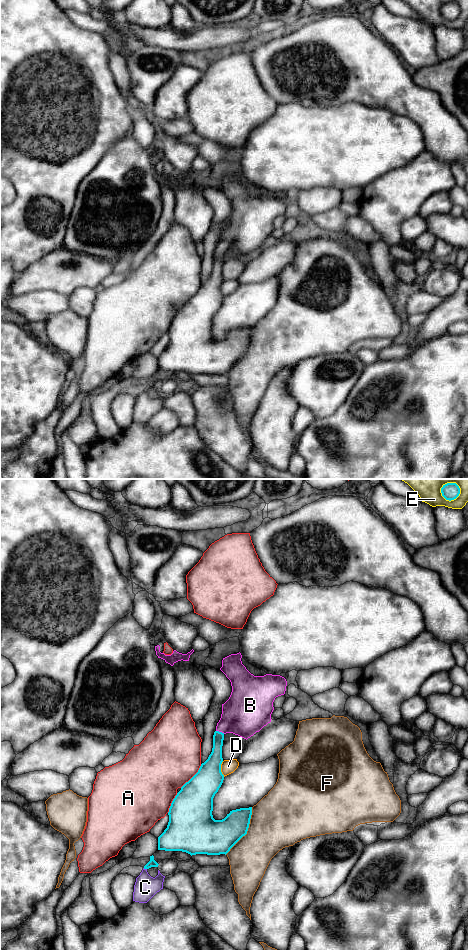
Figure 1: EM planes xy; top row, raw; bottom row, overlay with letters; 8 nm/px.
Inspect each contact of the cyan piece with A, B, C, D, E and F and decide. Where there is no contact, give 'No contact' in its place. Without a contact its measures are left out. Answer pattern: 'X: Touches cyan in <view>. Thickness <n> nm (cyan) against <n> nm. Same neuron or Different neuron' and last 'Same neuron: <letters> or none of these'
A: Touches cyan in xy. Thickness 320 nm (cyan) against 500 nm. Different neuron
B: Touches cyan in xy. Thickness 120 nm (cyan) against 360 nm. Same neuron
C: Touches cyan in xy. Thickness 60 nm (cyan) against 180 nm. Different neuron
D: Touches cyan in xy. Thickness 240 nm (cyan) against 110 nm. Different neuron
E: Touches cyan in xy. Thickness 140 nm (cyan) against 190 nm. Different neuron
F: Touches cyan in xy. Thickness 280 nm (cyan) against 420 nm. Different neuron
Same neuron: B

